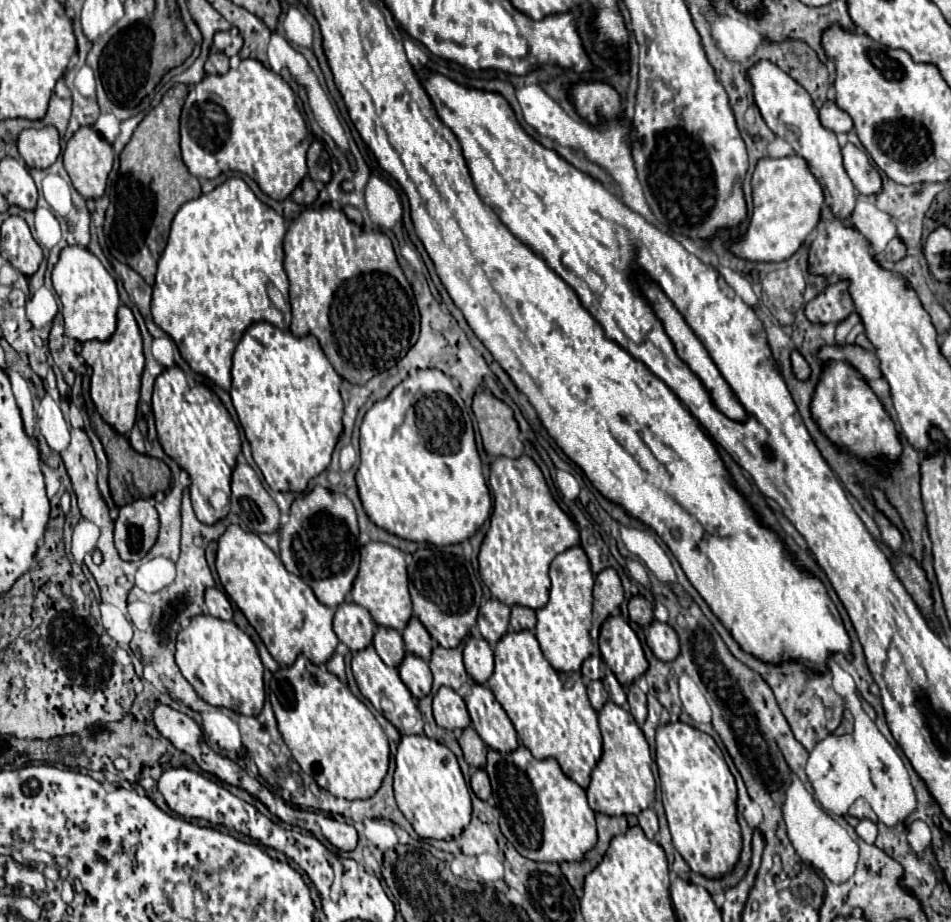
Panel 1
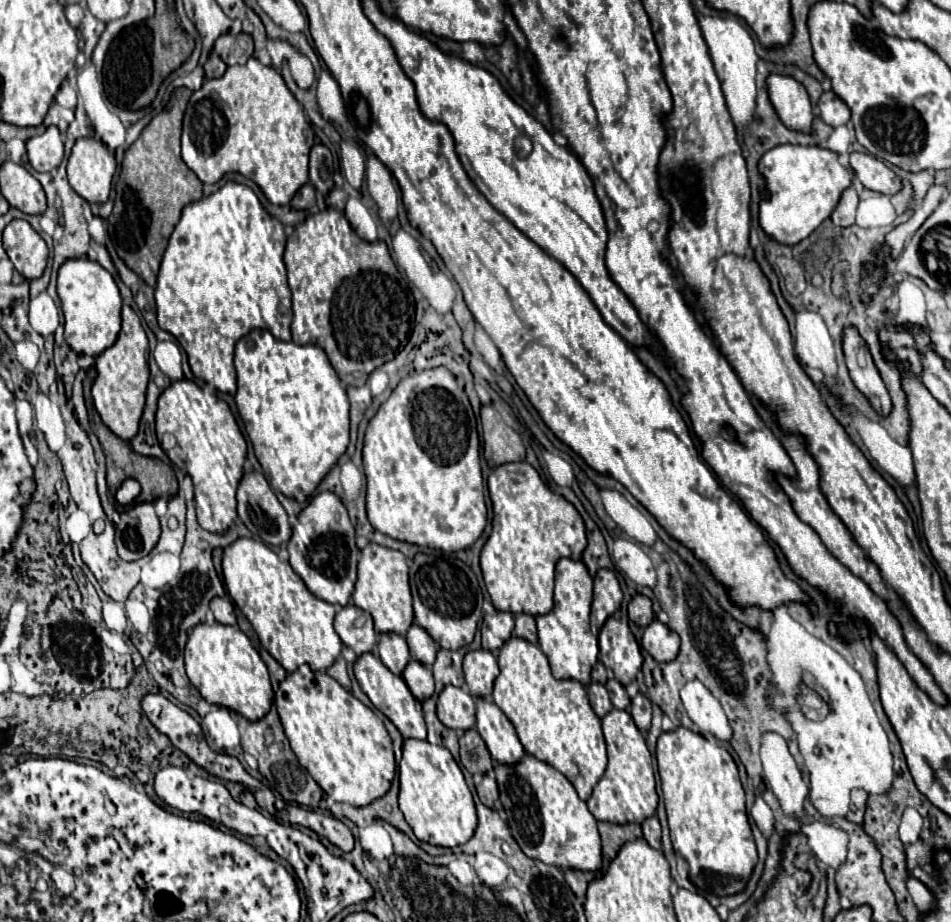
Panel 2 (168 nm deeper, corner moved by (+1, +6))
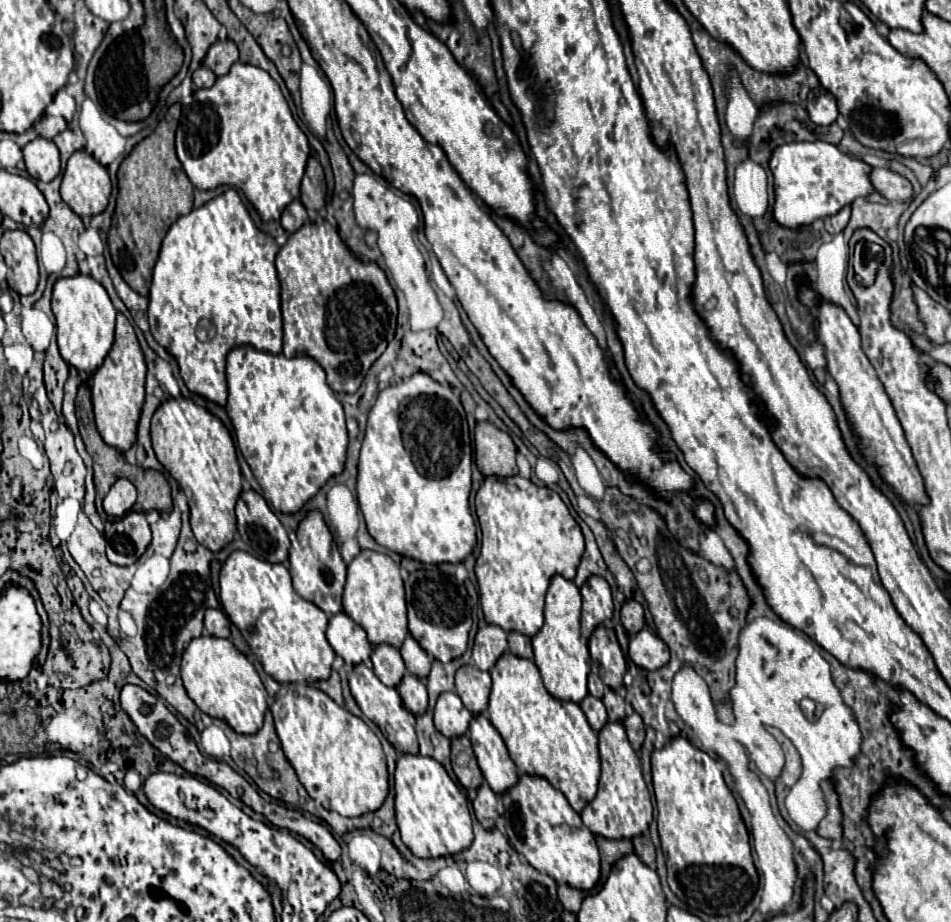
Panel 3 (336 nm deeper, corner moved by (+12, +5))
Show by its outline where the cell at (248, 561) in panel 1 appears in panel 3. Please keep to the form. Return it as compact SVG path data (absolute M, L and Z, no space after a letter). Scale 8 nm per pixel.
M234 551L220 571L220 603L274 681L314 683L330 677L336 653L326 639L328 615L294 591L286 565L270 565L246 551Z

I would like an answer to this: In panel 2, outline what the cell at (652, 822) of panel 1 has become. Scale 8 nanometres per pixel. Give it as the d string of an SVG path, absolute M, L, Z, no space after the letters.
M649 816L649 818L645 818L643 820L643 824L641 824L641 828L643 828L643 836L645 836L645 840L653 846L653 848L661 848L661 826L659 826L659 820L657 820L657 816Z

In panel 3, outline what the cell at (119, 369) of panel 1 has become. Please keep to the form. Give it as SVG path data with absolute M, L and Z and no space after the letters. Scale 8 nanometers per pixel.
M118 313L116 321L116 341L108 357L104 359L102 367L94 373L94 387L92 387L92 403L94 403L94 415L96 415L96 427L102 435L102 439L118 449L120 453L126 453L136 443L136 429L140 411L144 405L144 385L146 385L146 361L142 355L142 349L138 345L134 327L130 321Z

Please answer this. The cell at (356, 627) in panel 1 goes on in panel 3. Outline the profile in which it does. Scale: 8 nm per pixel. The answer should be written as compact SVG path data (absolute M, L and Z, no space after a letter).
M344 611L334 615L326 631L328 643L348 665L360 665L370 661L372 645L366 639L366 631L356 625Z

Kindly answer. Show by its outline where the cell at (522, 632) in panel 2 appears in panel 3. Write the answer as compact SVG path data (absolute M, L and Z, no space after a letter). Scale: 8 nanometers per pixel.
M510 633L508 635L508 647L510 647L510 653L516 655L516 657L522 657L522 659L532 659L534 657L530 639L520 635L520 633Z

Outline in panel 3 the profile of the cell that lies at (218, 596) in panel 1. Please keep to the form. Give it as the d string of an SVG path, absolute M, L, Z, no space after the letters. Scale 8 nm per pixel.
M208 609L204 617L204 627L212 637L222 637L222 639L230 637L230 621L222 609Z

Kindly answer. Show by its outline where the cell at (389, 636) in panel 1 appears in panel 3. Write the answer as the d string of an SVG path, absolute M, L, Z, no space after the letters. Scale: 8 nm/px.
M378 645L372 653L372 663L374 663L374 673L386 687L396 687L406 675L402 655L392 645Z

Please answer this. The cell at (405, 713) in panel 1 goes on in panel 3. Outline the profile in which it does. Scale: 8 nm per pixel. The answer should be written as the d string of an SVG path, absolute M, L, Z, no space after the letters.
M356 665L352 675L348 677L348 681L350 681L352 695L354 695L356 703L358 703L358 707L362 709L362 713L380 727L382 735L394 745L394 749L400 755L402 753L418 755L418 739L416 739L416 733L414 733L414 715L402 705L402 699L400 699L398 691L382 685L382 681L366 665Z

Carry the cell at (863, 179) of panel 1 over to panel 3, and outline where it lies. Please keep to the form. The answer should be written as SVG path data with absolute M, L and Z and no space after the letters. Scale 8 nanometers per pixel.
M874 169L872 175L872 185L876 187L878 193L882 193L888 201L898 201L898 203L904 203L904 201L912 201L914 197L914 191L912 191L912 183L890 171L890 169Z

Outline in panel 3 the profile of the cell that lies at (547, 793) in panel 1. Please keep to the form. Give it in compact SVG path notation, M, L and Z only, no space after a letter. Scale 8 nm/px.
M522 775L500 801L506 809L504 819L512 847L524 855L536 871L550 875L556 883L566 883L580 891L588 891L600 881L600 855L592 831L586 829L566 797L546 779Z

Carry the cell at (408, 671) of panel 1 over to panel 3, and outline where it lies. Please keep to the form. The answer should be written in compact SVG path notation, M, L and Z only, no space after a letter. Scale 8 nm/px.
M406 673L406 677L400 681L400 685L396 687L404 707L412 713L412 715L424 715L428 709L428 695L426 695L426 683L410 673Z

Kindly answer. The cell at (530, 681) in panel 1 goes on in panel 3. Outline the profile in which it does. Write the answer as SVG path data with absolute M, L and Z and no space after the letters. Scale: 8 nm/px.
M504 653L490 669L492 693L488 719L502 735L508 753L520 775L544 777L552 787L564 793L576 813L594 799L600 779L598 735L590 729L580 705L554 699L542 685L534 661Z

